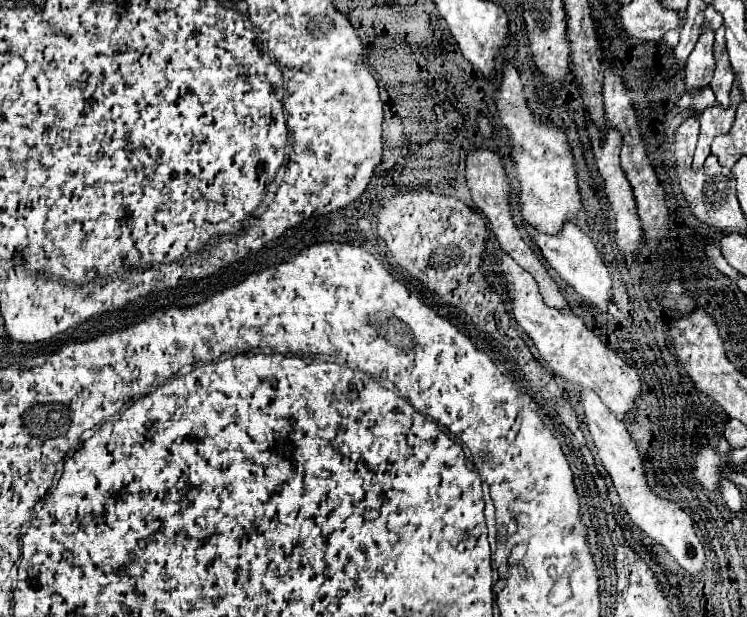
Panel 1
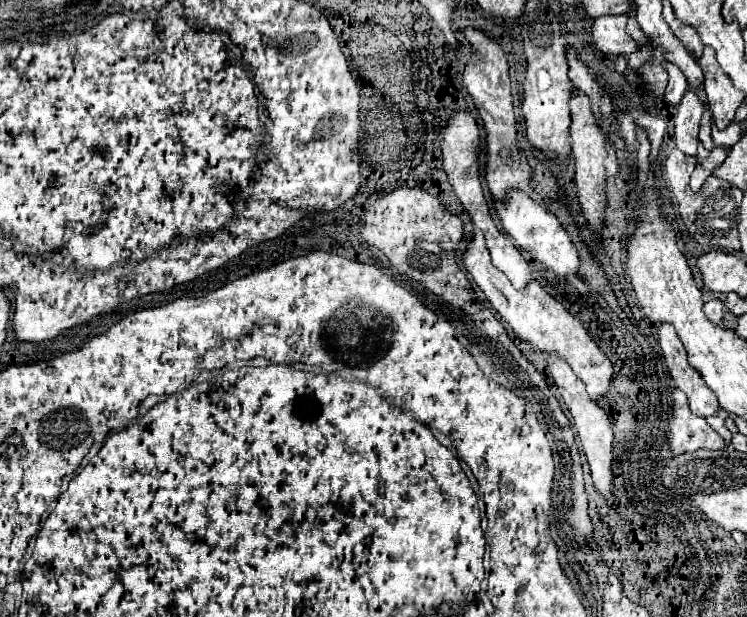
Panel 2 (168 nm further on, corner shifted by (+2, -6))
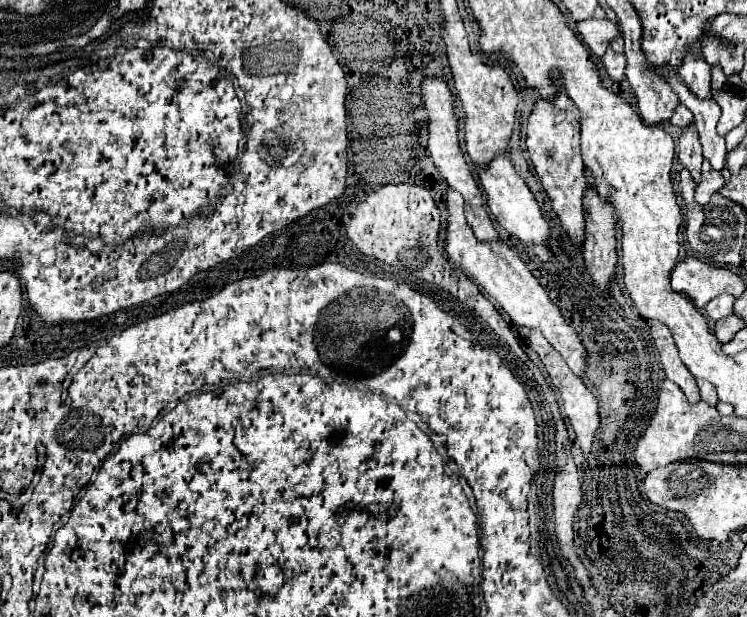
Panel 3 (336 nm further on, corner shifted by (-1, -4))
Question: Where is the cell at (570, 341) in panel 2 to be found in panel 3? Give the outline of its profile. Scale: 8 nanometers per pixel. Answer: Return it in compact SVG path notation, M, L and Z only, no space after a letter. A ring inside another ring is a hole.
M447 190L447 228L445 228L445 252L453 264L465 264L465 274L471 276L479 288L499 302L499 306L507 312L511 322L519 328L537 328L543 332L547 342L563 356L569 368L577 376L585 376L587 366L587 352L575 330L565 322L561 310L549 300L543 286L539 286L537 278L529 272L527 264L501 240L495 242L479 242L473 230L465 222L463 212L463 198L455 190Z

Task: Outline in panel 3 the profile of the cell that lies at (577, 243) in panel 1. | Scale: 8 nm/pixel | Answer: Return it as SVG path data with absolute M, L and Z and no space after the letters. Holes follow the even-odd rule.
M497 156L487 166L475 166L475 170L477 170L479 182L481 182L481 186L483 186L485 194L487 194L489 212L495 216L495 220L499 222L499 226L505 228L511 236L519 238L525 244L529 244L529 242L547 244L547 240L549 240L549 228L551 226L543 218L543 214L541 214L535 198L533 198L533 194L529 192L527 184L517 174L517 170L513 168L511 160L507 156Z

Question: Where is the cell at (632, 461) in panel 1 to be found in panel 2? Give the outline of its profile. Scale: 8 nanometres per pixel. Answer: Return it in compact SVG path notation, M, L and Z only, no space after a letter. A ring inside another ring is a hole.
M550 356L548 358L548 374L554 376L554 384L558 386L558 392L562 396L562 400L564 400L564 404L566 404L572 420L574 420L574 428L578 432L582 450L584 450L586 460L590 464L594 486L608 500L608 504L614 506L614 496L612 496L612 490L614 490L614 472L612 472L612 460L614 460L612 442L614 442L614 432L612 432L612 422L610 422L608 414L596 402L592 402L590 396L586 396L582 380L578 380L578 376L574 376L572 368L562 358L558 358L558 356Z

